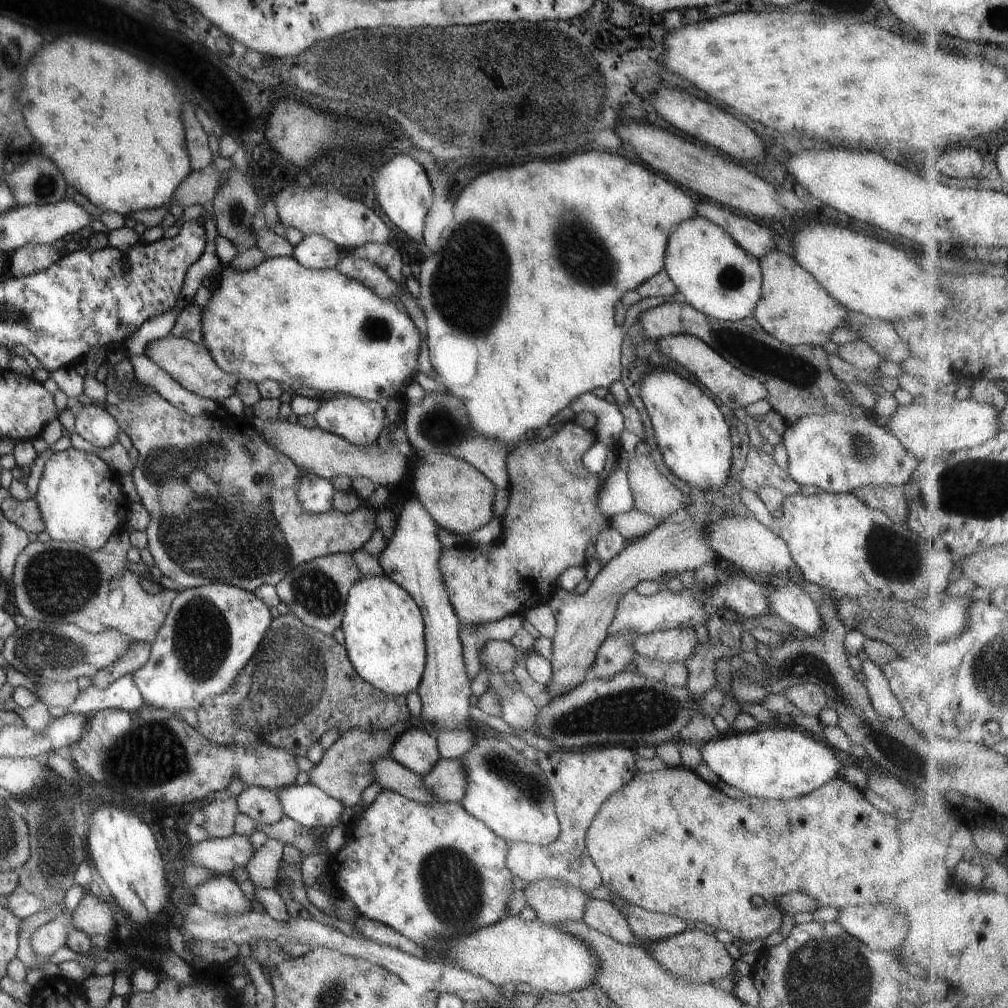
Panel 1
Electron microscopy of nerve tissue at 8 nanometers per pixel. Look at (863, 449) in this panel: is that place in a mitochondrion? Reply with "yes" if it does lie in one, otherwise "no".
yes

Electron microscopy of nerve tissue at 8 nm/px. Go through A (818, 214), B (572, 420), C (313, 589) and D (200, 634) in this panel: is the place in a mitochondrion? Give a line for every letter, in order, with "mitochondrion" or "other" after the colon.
A: other
B: other
C: mitochondrion
D: mitochondrion

